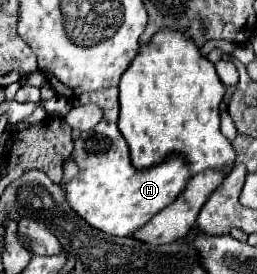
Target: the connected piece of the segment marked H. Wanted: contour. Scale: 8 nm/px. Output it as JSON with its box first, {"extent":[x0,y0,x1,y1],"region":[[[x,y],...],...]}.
{"extent":[65,120,191,236],"region":[[[101,120],[89,132],[81,132],[71,158],[75,158],[79,166],[79,176],[65,186],[69,206],[93,228],[111,236],[131,236],[157,212],[173,204],[191,180],[189,164],[179,154],[169,154],[163,162],[147,170],[133,170],[125,138],[117,124],[107,120]]]}

